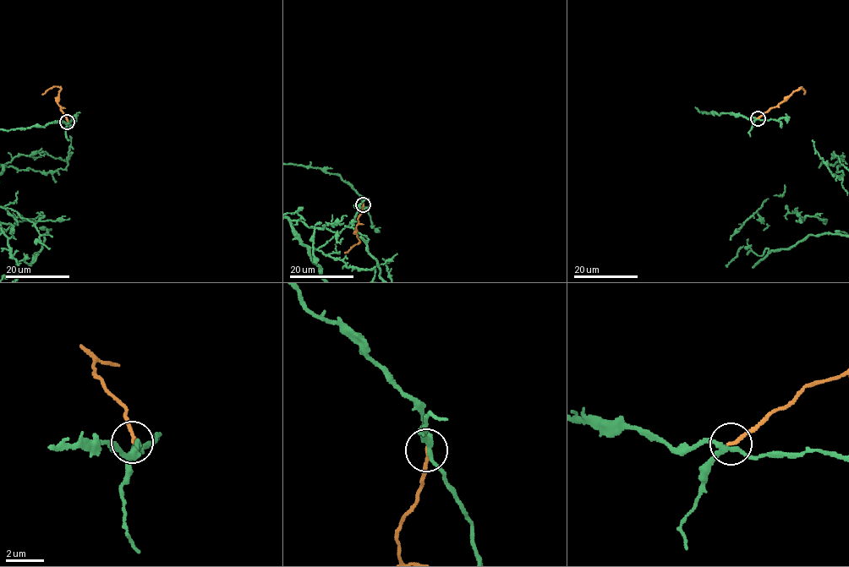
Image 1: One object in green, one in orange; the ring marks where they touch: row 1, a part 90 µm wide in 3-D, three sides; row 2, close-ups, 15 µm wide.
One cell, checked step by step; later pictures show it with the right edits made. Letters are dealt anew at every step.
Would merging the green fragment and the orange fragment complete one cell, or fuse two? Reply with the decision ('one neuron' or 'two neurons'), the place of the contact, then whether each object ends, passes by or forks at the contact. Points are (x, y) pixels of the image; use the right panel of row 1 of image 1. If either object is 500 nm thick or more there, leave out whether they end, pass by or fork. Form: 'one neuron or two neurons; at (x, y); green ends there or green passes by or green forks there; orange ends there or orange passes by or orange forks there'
two neurons; at (758, 118); green forks there; orange ends there

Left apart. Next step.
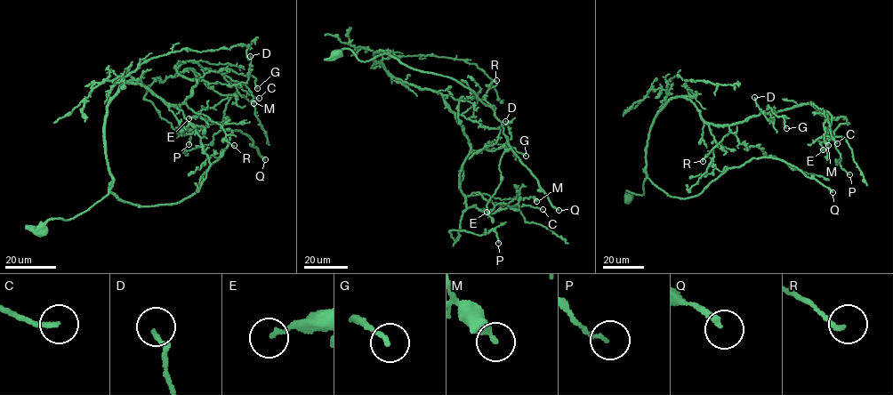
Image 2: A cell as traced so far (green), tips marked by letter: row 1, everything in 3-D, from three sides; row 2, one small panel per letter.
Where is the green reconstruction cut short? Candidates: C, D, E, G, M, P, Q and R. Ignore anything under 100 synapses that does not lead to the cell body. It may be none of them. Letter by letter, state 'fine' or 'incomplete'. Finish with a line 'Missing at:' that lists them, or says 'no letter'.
C: fine
D: fine
E: fine
G: fine
M: fine
P: fine
Q: incomplete
R: fine
Missing at: Q

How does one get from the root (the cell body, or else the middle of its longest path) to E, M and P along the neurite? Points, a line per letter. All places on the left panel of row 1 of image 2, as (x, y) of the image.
E: (41, 229), (108, 192), (124, 84), (175, 106), (197, 80), (175, 65), (192, 68), (228, 96), (189, 118)
M: (41, 229), (108, 192), (124, 84), (181, 104), (197, 80), (174, 68), (190, 60), (253, 103)
P: (41, 229), (108, 192), (106, 108), (124, 84), (175, 106), (197, 80), (178, 64), (143, 98), (189, 144)

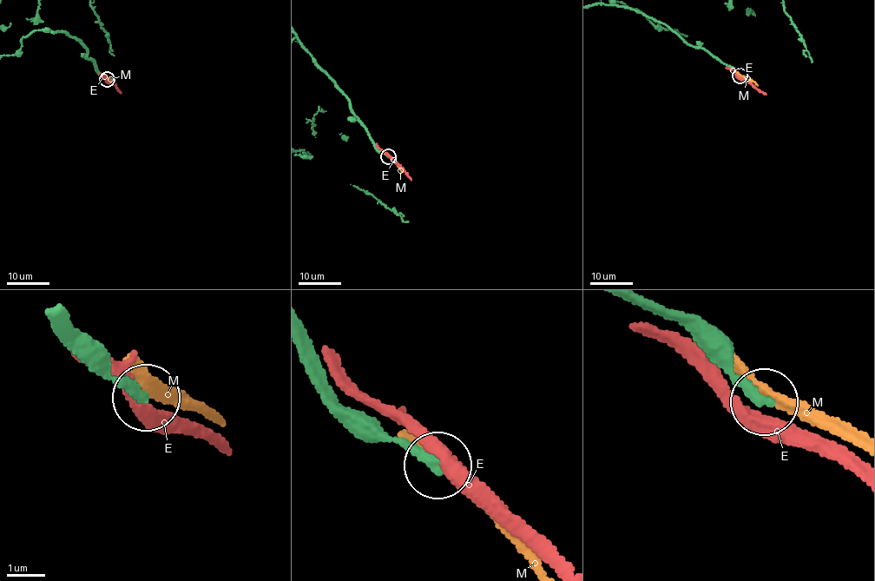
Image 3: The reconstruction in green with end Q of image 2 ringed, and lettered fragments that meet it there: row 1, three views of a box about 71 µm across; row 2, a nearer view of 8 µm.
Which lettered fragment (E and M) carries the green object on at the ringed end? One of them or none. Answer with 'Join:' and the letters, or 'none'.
Join: none

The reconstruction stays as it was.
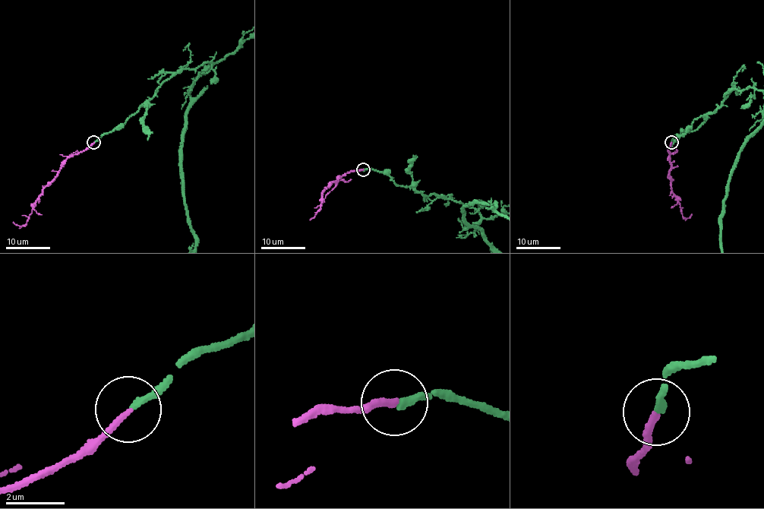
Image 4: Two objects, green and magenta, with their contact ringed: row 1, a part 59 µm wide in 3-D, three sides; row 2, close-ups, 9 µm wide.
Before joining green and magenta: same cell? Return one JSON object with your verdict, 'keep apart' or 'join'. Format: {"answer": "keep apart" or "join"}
{"answer": "join"}

